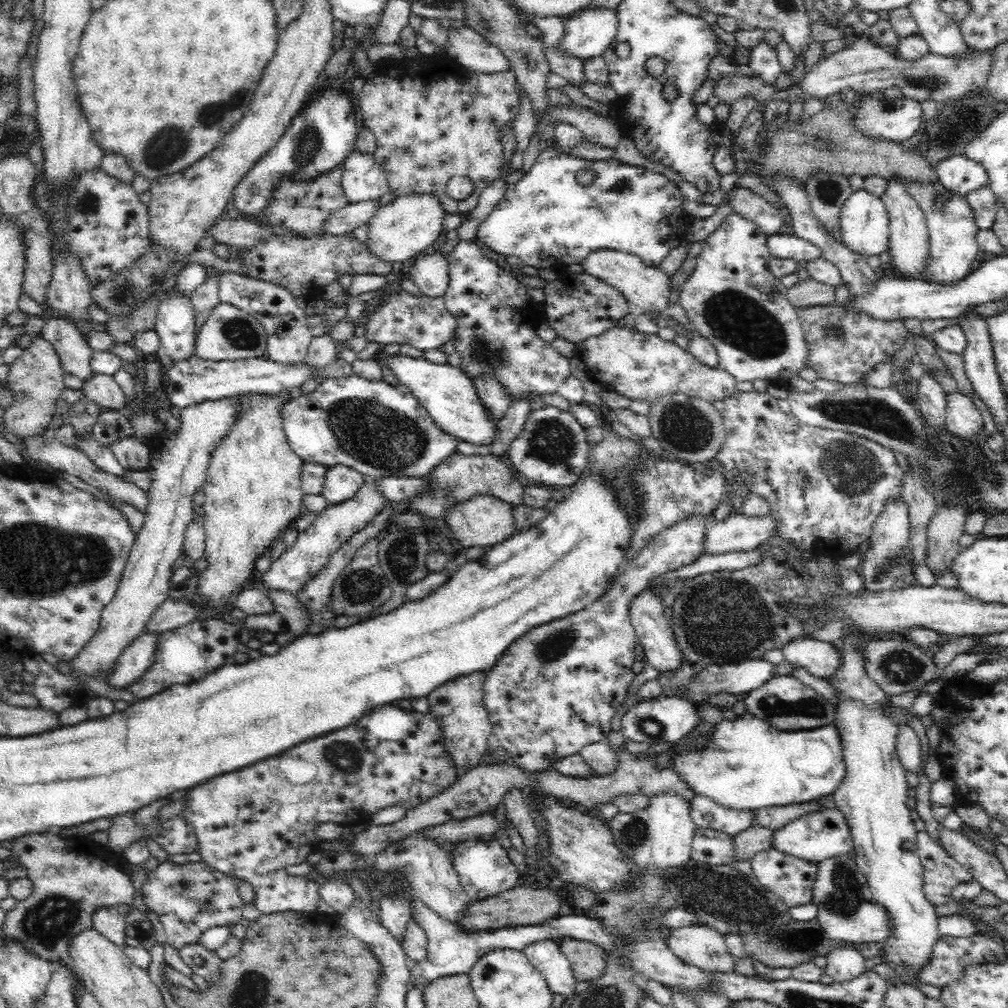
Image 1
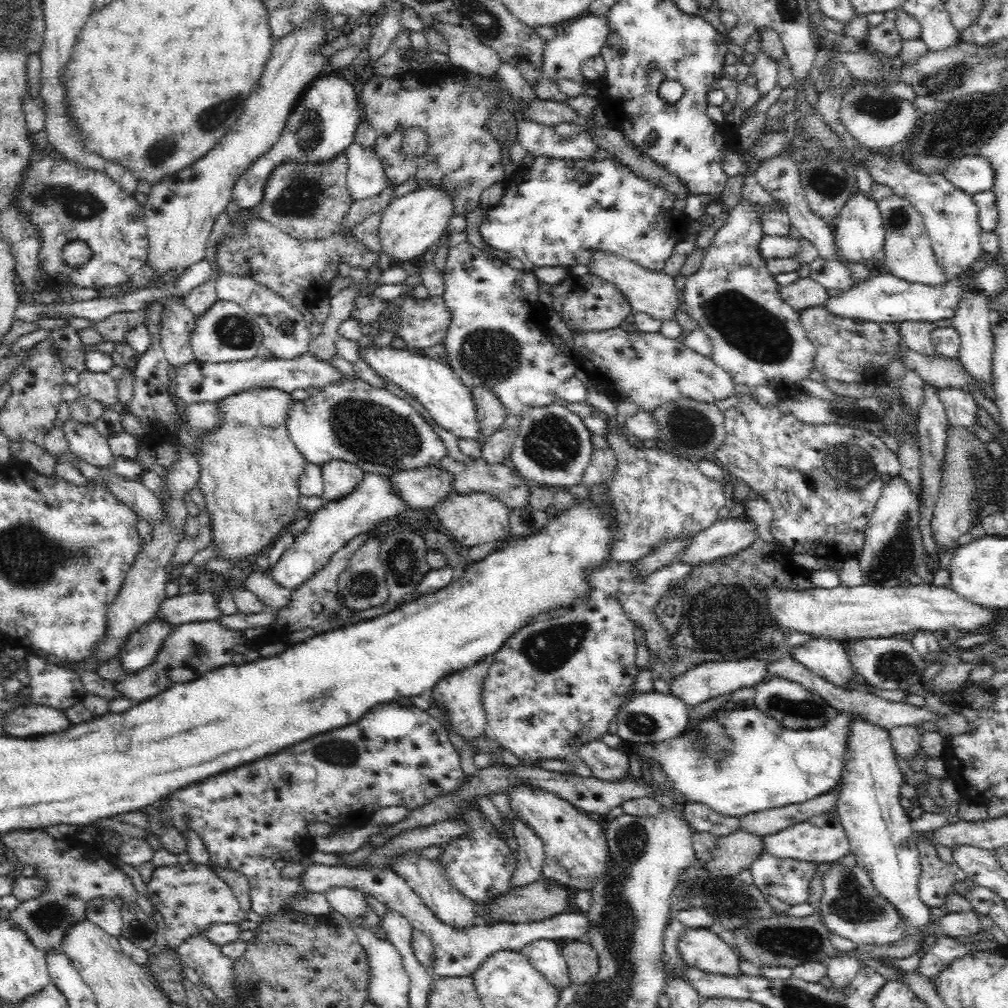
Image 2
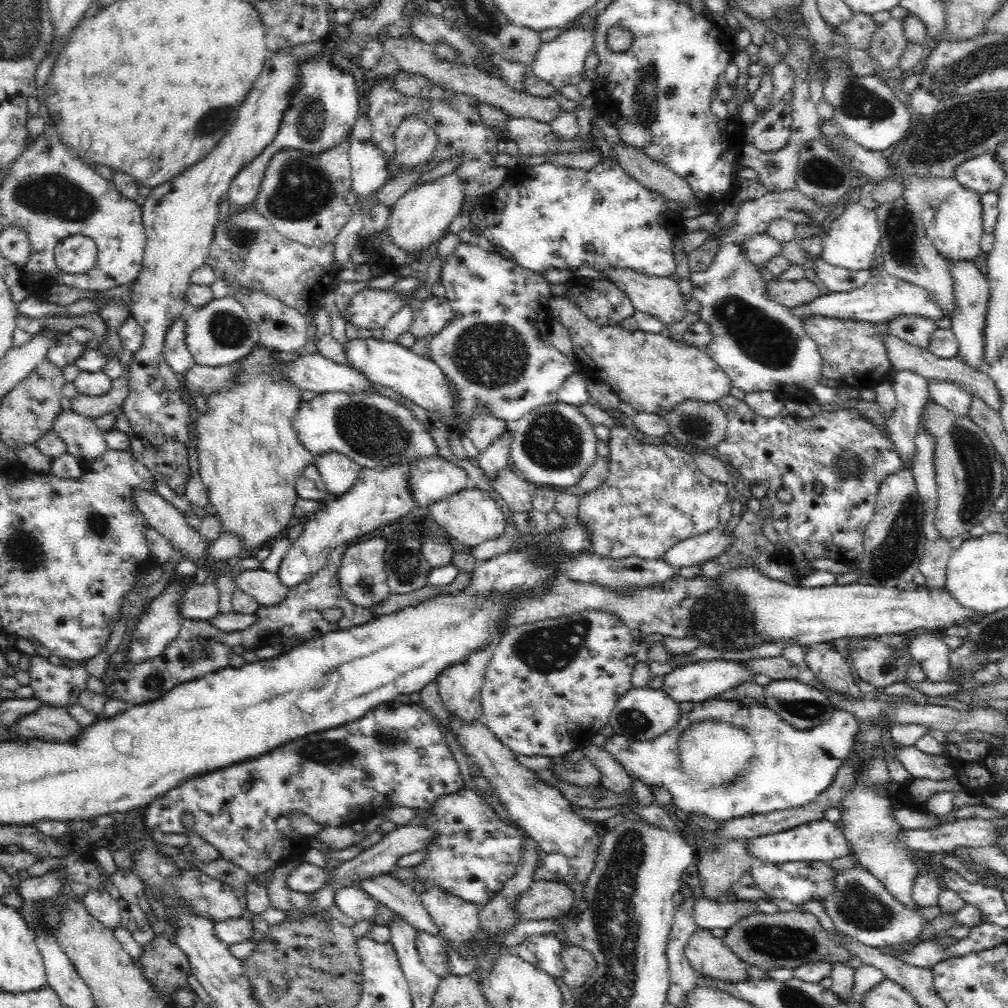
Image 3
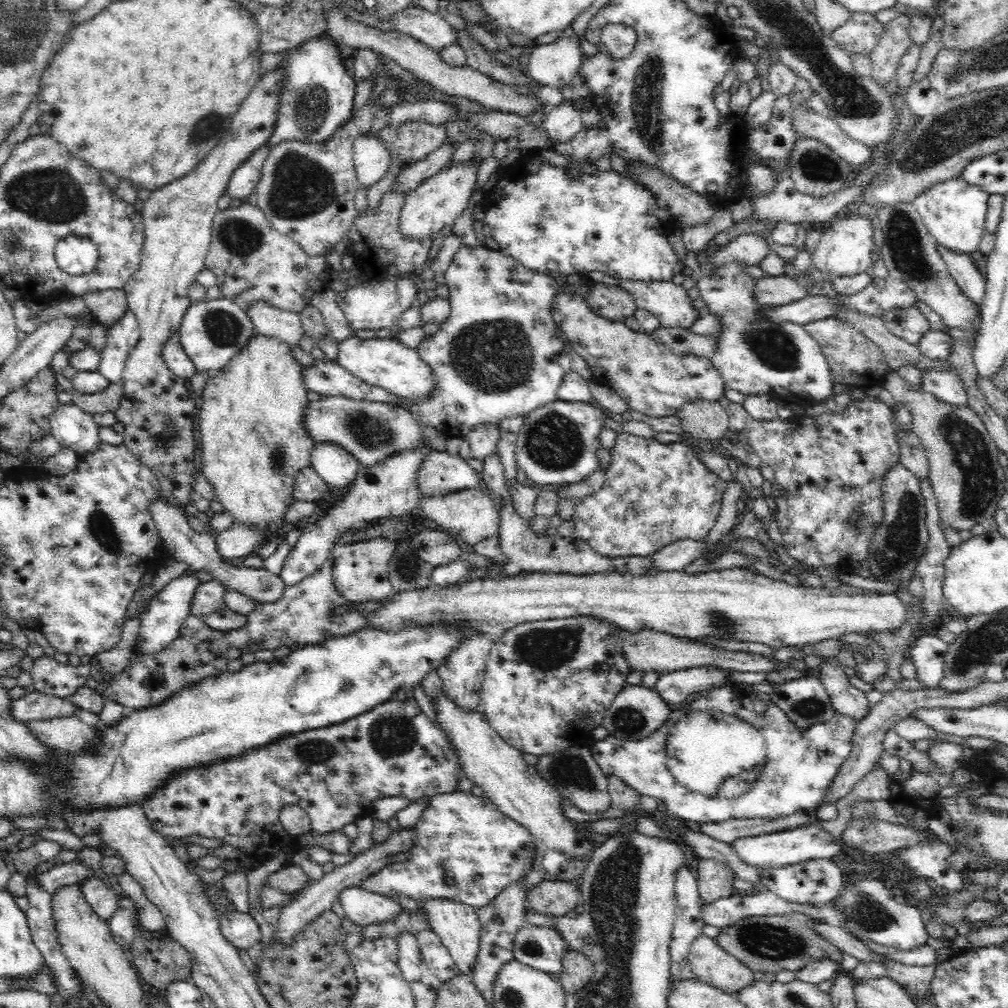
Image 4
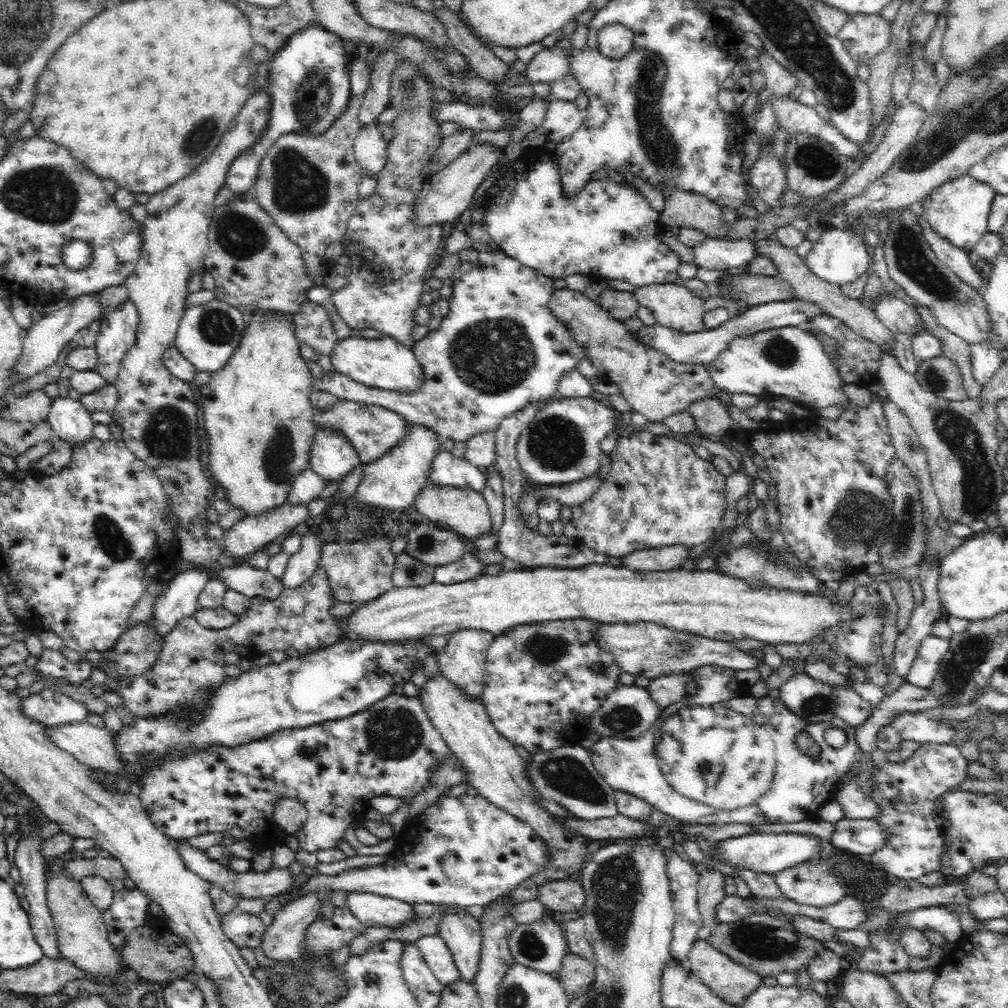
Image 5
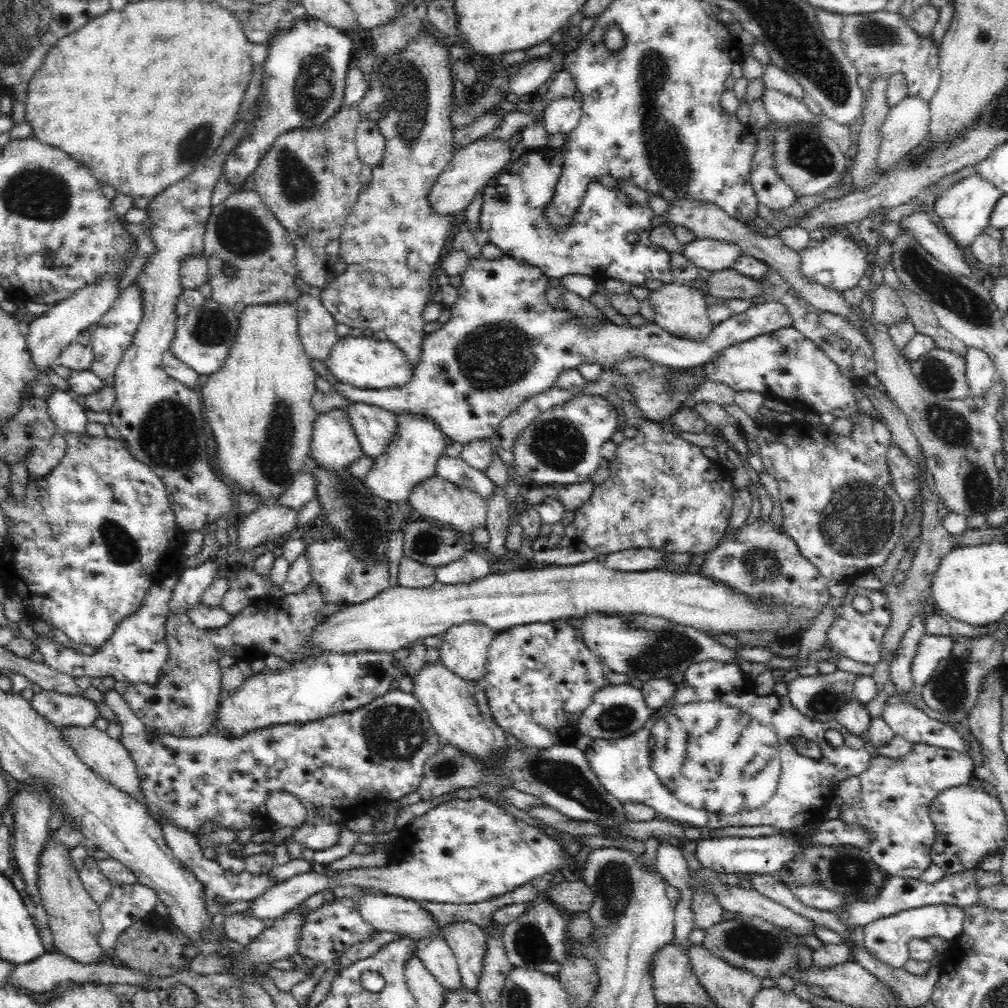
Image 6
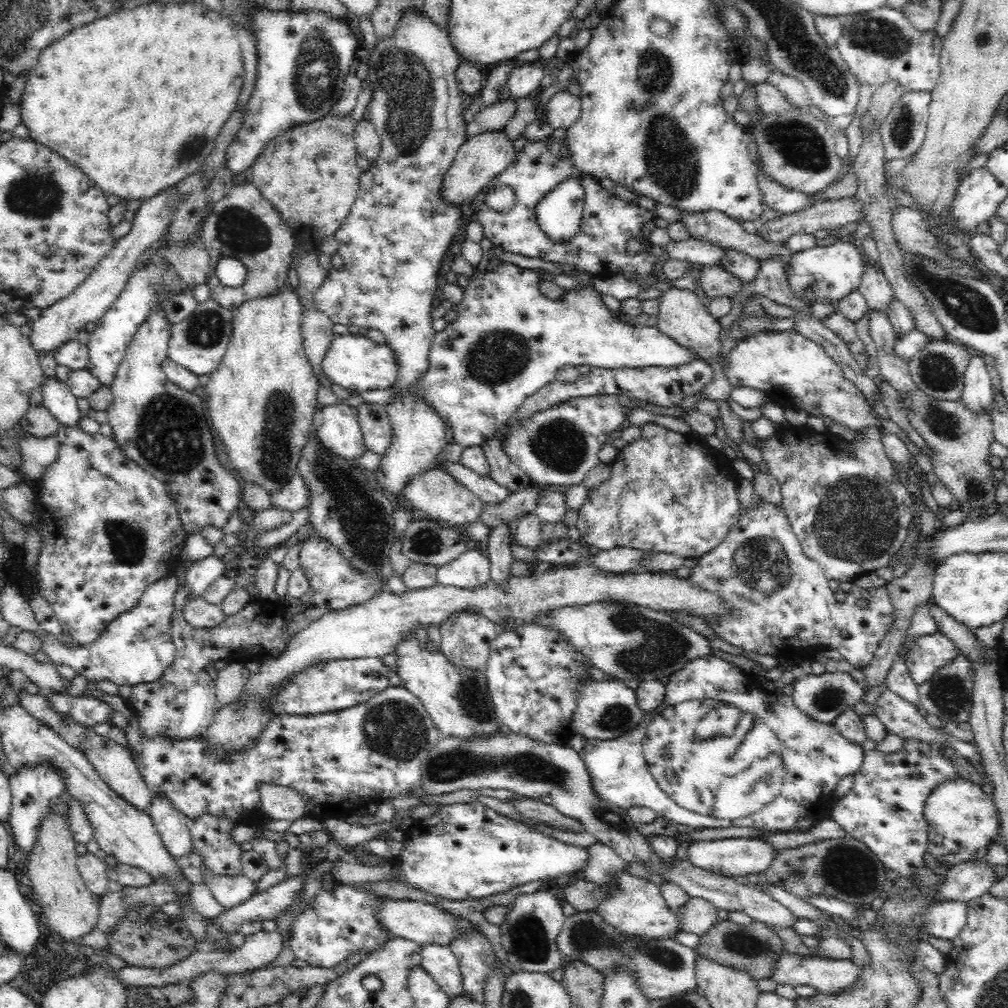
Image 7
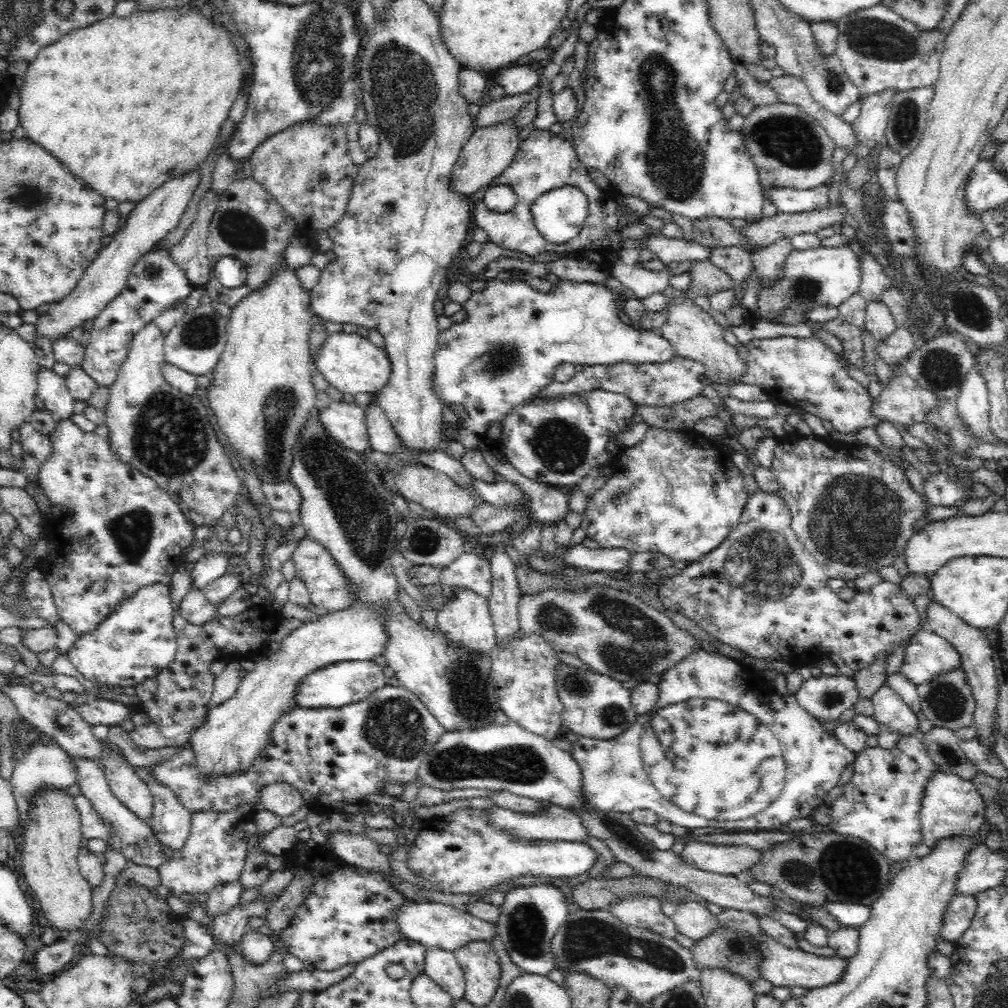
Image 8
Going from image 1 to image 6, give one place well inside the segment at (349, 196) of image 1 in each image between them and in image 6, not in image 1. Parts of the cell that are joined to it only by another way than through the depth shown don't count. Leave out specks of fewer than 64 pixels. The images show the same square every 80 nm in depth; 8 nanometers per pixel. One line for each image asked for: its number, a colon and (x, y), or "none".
2: (365, 178)
3: (368, 166)
4: (371, 160)
5: (370, 150)
6: (370, 144)

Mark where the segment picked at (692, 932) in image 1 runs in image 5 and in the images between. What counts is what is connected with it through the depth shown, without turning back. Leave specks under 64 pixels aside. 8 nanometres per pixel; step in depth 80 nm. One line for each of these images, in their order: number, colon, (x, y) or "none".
2: (702, 948)
3: (708, 955)
4: (709, 961)
5: (732, 981)

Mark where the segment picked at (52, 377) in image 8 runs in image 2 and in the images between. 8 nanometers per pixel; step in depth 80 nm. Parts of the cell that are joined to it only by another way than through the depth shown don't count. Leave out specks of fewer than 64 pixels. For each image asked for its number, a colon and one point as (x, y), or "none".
2: (85, 442)
3: (84, 441)
4: (75, 430)
5: (70, 422)
6: (68, 416)
7: (58, 399)

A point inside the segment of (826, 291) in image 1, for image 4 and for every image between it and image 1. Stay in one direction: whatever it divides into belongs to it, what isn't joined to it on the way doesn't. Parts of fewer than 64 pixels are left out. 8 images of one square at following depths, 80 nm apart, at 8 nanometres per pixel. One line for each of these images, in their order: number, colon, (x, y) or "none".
2: (803, 293)
3: (791, 294)
4: (780, 290)

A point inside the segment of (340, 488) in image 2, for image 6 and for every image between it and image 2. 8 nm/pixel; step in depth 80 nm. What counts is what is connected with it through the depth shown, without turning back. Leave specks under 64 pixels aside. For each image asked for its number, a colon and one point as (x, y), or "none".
3: (339, 473)
4: (336, 468)
5: (332, 458)
6: (334, 447)

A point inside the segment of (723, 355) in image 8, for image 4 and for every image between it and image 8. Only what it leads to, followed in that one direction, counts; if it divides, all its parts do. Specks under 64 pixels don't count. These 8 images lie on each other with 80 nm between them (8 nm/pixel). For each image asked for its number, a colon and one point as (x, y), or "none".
4: (670, 303)
5: (675, 306)
6: (681, 310)
7: (681, 315)

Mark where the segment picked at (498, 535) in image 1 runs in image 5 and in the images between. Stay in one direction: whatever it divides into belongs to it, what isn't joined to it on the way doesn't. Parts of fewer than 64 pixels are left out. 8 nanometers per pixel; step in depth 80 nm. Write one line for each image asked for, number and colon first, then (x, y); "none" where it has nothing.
2: (477, 518)
3: (471, 516)
4: (470, 516)
5: (465, 511)

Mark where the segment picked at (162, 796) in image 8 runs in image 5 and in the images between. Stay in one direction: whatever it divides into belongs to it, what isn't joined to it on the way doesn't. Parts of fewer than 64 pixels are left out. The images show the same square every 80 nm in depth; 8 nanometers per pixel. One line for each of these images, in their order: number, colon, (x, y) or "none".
5: (272, 883)
6: (231, 887)
7: (173, 828)

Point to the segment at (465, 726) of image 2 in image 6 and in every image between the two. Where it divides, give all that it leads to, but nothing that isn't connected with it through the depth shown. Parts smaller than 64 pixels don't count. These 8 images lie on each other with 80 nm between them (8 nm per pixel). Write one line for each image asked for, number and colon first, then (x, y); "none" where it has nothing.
3: (460, 687)
4: (462, 675)
5: (462, 663)
6: (463, 652)

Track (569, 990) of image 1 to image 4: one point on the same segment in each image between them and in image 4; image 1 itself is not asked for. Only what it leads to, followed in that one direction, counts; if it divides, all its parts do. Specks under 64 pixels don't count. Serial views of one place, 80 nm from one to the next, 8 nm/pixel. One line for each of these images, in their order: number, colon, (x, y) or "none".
2: (545, 956)
3: (544, 953)
4: (542, 948)

